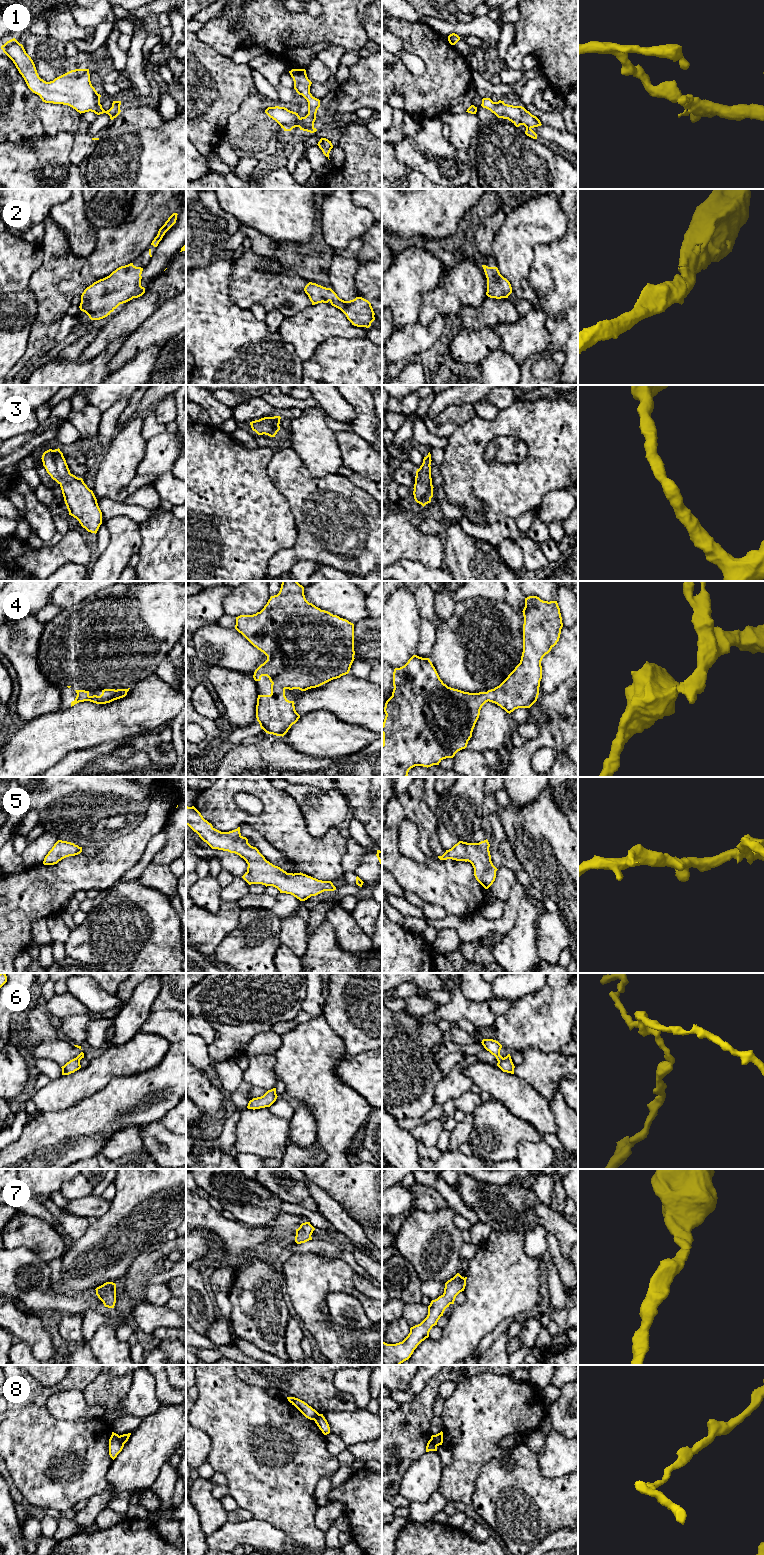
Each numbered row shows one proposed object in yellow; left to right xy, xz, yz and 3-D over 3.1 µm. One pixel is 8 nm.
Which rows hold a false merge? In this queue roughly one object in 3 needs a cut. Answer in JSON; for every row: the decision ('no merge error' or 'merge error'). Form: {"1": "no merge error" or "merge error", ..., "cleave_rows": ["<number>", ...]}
{"1": "no merge error", "2": "no merge error", "3": "no merge error", "4": "no merge error", "5": "no merge error", "6": "no merge error", "7": "no merge error", "8": "merge error", "cleave_rows": ["8"]}

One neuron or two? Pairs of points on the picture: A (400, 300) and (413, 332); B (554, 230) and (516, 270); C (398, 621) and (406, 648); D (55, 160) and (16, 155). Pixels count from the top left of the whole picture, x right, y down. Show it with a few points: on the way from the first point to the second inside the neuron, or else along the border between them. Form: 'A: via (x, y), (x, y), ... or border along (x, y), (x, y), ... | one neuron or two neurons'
A: border along (417, 320), (395, 329) | two neurons
B: via (541, 231), (516, 257) | one neuron
C: via (398, 628), (399, 641) | one neuron
D: via (45, 160), (26, 160) | one neuron

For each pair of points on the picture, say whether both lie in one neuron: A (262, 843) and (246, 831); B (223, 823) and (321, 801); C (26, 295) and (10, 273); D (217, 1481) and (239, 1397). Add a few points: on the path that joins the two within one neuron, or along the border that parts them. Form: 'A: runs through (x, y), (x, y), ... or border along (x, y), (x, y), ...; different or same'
A: runs through (258, 839), (250, 833); same
B: border along (285, 790), (298, 805), (307, 828); different
C: border along (26, 287), (21, 291), (10, 293); different
D: border along (215, 1471), (220, 1472), (226, 1478), (229, 1493); different

